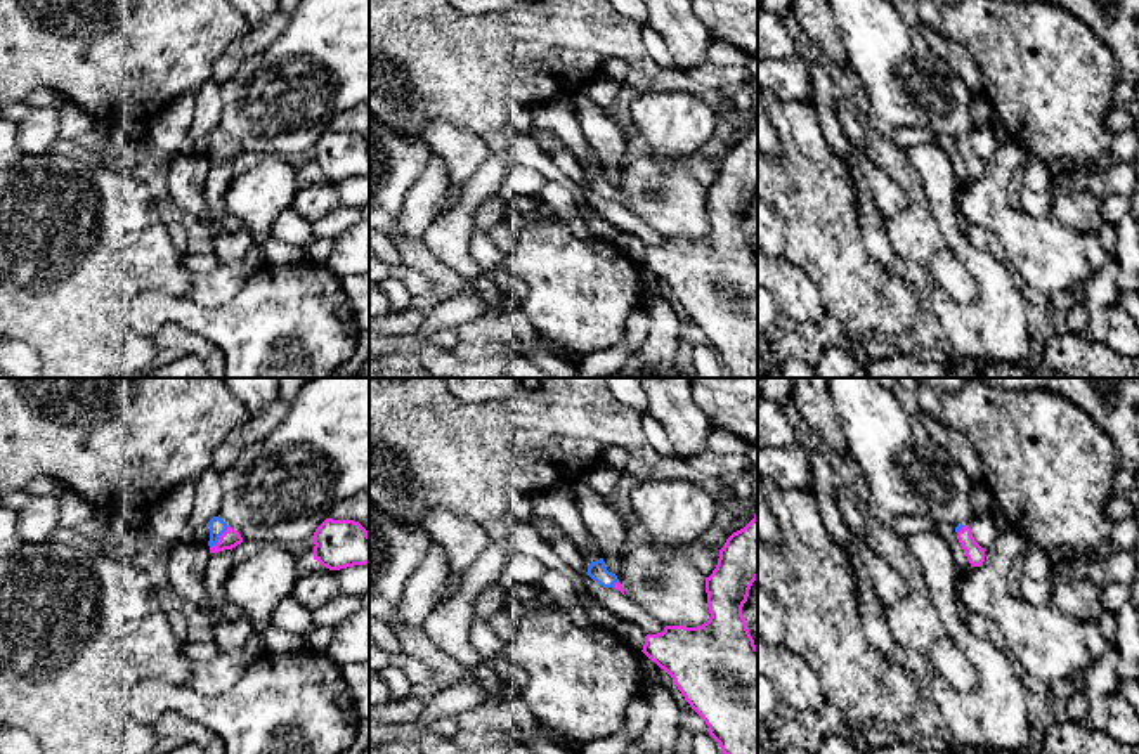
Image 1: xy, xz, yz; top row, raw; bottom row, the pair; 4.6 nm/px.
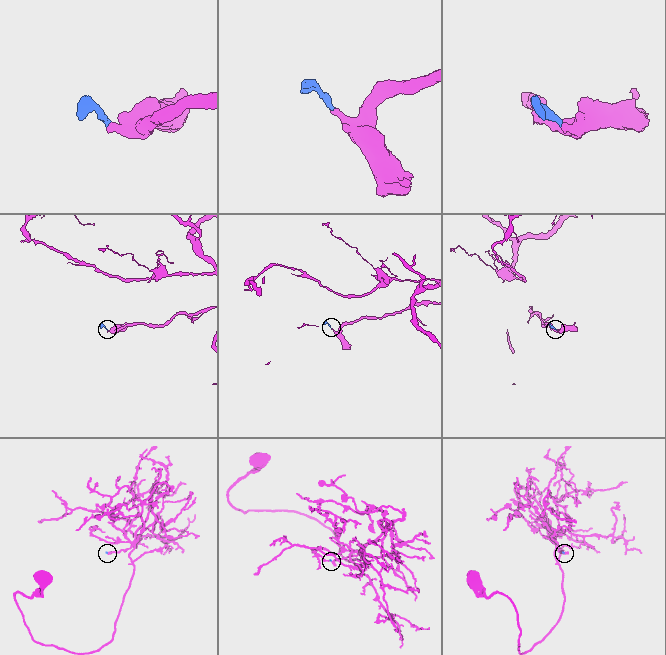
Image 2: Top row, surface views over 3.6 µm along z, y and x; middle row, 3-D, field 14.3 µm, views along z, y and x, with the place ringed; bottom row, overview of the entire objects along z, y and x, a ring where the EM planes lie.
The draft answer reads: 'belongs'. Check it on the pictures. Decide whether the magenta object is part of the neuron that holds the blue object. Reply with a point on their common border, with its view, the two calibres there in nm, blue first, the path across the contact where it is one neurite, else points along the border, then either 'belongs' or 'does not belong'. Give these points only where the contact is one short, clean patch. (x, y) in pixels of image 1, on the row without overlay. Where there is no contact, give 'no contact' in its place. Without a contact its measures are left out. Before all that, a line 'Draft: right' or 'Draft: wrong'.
Draft: right
contact xy (219, 149); calibres 80 and 90 nm; way xy (217, 137), (219, 149), (231, 149); belongs

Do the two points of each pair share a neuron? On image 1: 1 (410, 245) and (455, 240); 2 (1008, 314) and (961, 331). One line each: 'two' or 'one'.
1: two
2: one

